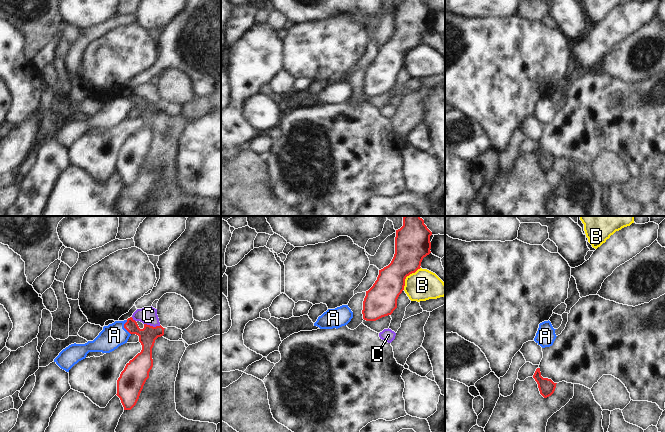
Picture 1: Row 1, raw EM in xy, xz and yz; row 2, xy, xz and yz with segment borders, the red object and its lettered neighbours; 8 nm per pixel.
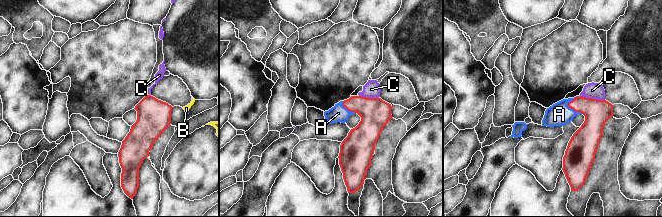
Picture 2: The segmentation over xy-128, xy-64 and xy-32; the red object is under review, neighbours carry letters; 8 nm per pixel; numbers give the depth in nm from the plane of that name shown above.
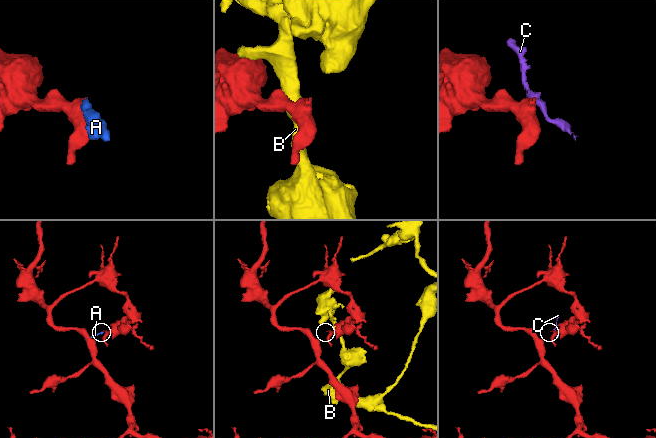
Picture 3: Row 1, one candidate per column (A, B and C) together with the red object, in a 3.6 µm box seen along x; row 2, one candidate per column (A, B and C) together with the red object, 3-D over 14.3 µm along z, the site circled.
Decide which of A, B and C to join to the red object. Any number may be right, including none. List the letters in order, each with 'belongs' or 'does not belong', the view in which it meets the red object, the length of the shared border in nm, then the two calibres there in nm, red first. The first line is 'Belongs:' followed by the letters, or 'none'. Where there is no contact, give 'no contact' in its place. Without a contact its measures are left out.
Belongs: A
A: belongs | xy | 120 nm | 140/190 nm
B: does not belong | xz | 240 nm | 280/240 nm
C: does not belong | xy | 140 nm | 140/140 nm

